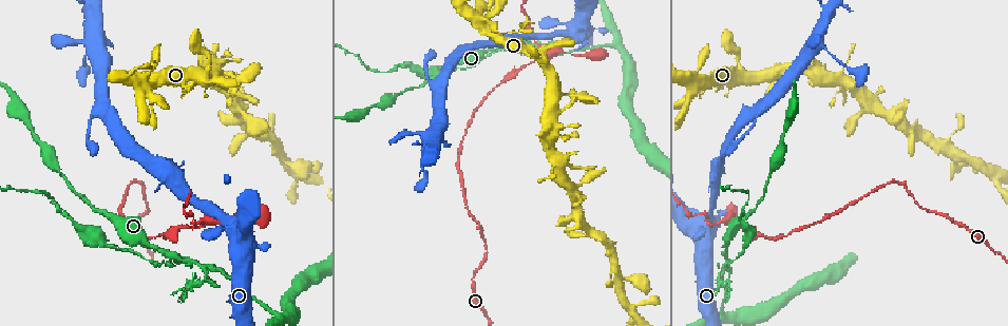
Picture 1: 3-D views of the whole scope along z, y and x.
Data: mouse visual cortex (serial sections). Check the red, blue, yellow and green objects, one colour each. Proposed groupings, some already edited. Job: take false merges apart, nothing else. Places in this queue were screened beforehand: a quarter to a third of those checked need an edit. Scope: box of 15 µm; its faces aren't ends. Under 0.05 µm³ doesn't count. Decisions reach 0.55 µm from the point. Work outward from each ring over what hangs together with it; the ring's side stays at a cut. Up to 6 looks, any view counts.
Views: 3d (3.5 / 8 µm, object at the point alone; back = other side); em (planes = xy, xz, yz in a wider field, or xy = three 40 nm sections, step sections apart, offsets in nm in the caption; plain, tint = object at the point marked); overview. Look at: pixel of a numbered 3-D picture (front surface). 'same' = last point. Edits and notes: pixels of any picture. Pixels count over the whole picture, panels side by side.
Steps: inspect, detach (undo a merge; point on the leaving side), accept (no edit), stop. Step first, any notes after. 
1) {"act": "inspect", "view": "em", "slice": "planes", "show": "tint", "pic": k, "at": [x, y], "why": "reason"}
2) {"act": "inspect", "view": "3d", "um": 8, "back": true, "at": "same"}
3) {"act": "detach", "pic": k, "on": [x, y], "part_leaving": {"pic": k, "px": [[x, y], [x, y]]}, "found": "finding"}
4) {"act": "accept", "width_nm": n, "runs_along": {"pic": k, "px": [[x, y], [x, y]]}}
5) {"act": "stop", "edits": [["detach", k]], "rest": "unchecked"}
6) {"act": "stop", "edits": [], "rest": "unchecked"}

{"act": "inspect", "view": "3d", "um": 3.5, "pic": 1, "at": [717, 223], "why": "calibre changes"}

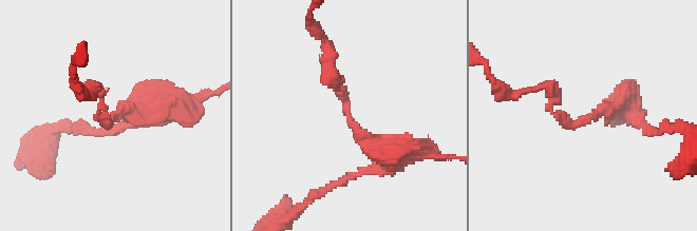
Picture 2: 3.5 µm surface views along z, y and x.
{"act": "inspect", "view": "em", "slice": "xy", "step": 1, "show": "tint", "pic": 2, "at": [349, 120], "arm_widths_nm": [100, 300], "why": "now the EM"}

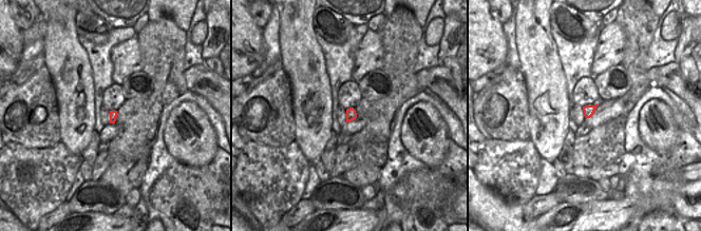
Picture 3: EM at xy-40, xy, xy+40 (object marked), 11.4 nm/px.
{"act": "accept", "found": "all the same cell"}

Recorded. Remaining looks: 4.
{"act": "inspect", "view": "3d", "um": 3.5, "pic": 1, "at": [726, 250], "why": "abrupt turn"}

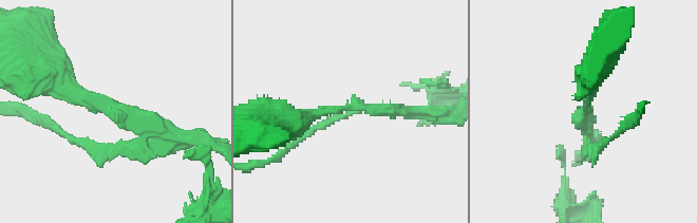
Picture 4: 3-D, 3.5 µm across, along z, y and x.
{"act": "inspect", "view": "em", "slice": "planes", "show": "tint", "pic": 4, "at": [586, 116], "why": "need the tissue"}

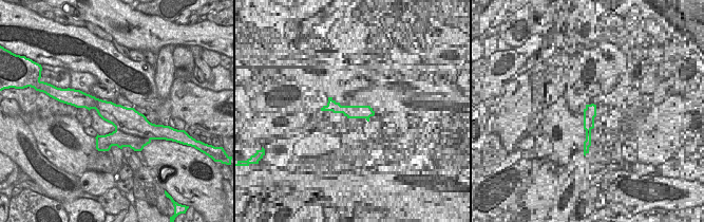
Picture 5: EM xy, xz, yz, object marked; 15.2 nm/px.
{"act": "accept", "arm_widths_nm": [100, 150, 200], "runs_along": {"pic": 4, "px": [[70, 82], [190, 141]]}, "found": "one cell here"}

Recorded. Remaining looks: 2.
{"act": "inspect", "view": "3d", "um": 3.5, "pic": 1, "at": [742, 227], "why": "sudden change in width"}

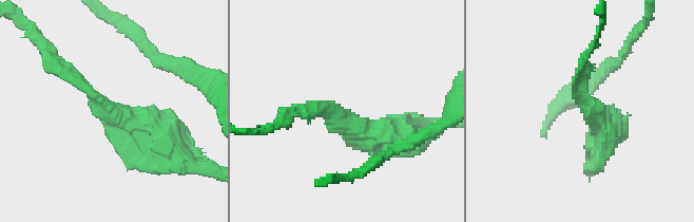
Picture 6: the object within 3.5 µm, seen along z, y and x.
{"act": "inspect", "view": "em", "slice": "xy", "step": 2, "show": "tint", "pic": 6, "at": [590, 104], "why": "now the EM"}

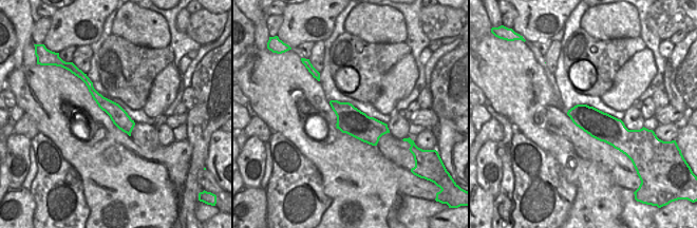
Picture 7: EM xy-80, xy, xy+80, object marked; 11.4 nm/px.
{"act": "accept", "width_nm": 320, "runs_along": {"pic": 7, "px": [[87, 80], [91, 90], [128, 130]]}, "found": "continuous, no second cell"}

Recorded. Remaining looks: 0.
{"act": "stop", "edits": [], "rest": "unchecked"}

